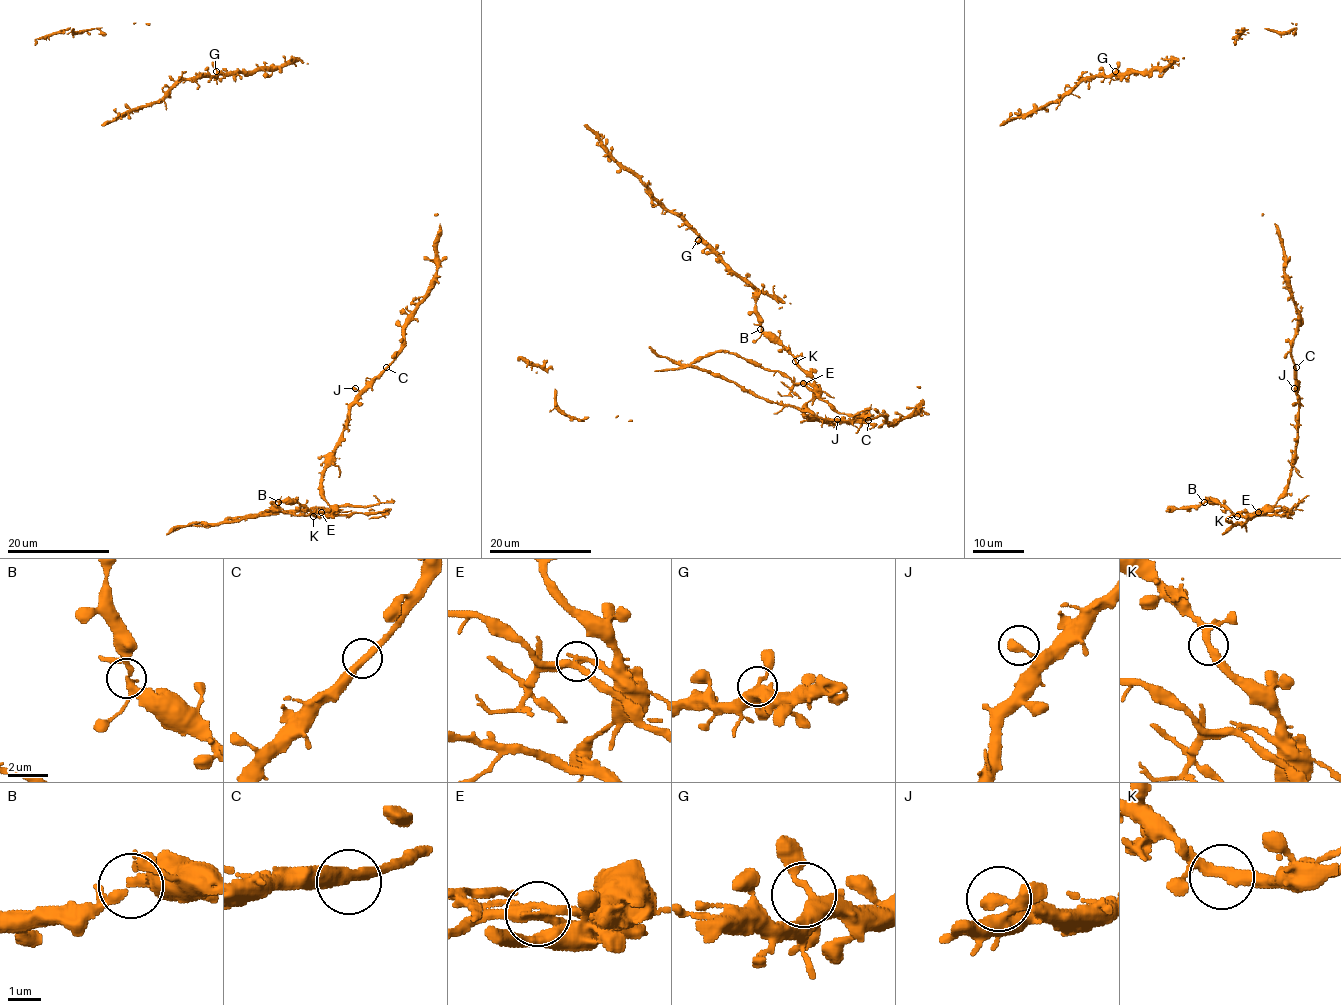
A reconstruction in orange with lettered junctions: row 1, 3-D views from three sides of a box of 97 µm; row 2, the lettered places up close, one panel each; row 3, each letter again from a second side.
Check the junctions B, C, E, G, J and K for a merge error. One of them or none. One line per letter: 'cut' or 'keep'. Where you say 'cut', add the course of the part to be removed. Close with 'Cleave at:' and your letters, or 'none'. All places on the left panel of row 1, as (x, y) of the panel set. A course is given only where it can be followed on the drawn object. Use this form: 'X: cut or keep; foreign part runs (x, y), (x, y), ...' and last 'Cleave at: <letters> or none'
B: keep
C: keep
E: cut; foreign part runs (320, 512), (308, 514), (268, 512), (240, 521), (209, 523), (259, 516)
G: keep
J: keep
K: keep
Cleave at: E

